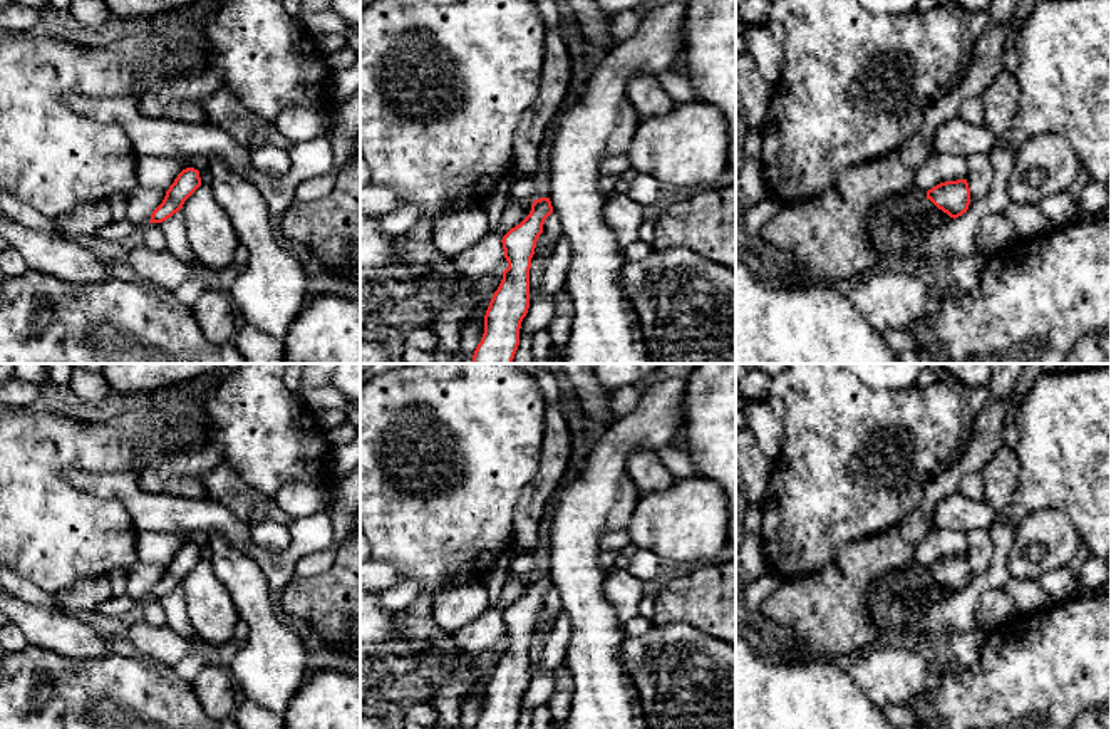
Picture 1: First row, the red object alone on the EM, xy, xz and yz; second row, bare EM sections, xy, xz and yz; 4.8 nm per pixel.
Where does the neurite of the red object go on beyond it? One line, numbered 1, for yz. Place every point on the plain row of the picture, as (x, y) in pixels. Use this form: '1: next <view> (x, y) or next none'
1: next none

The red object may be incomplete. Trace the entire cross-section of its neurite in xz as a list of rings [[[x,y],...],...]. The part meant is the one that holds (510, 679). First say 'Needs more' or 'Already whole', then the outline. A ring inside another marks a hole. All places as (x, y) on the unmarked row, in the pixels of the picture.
Already whole. [[[550,573],[535,575],[530,590],[501,615],[508,644],[484,690],[484,709],[474,729],[516,729],[521,697],[530,684],[530,644],[545,595],[553,588]]]

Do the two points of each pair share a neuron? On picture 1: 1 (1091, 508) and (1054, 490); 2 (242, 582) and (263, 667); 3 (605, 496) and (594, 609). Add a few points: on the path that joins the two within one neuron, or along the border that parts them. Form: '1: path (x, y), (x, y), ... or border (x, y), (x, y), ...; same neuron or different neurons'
1: path (1083, 500), (1073, 490), (1063, 490); same neuron
2: path (255, 604), (263, 619), (263, 646); same neuron
3: path (583, 525), (583, 580); same neuron

